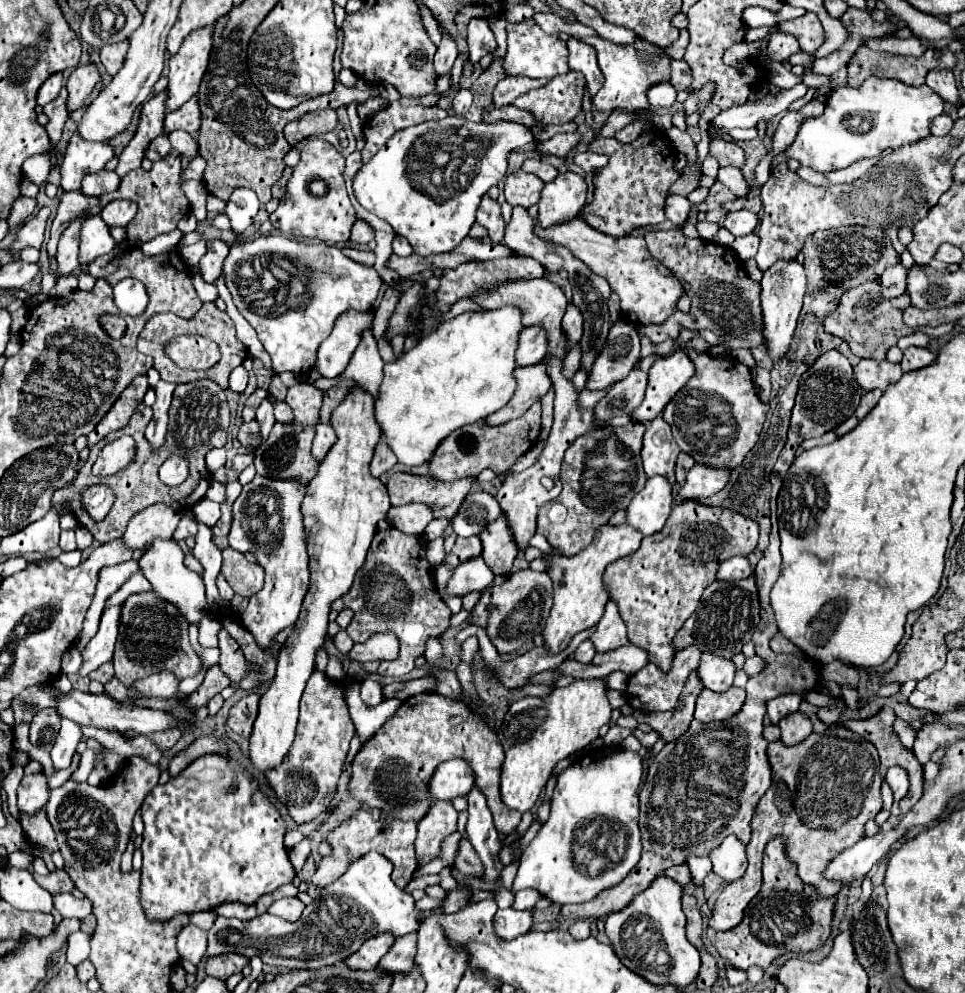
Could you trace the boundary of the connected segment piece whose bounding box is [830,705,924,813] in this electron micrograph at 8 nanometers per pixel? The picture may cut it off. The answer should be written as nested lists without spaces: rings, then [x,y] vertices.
[[[886,705],[886,707],[882,707],[874,717],[870,717],[870,719],[854,719],[854,721],[838,721],[838,723],[834,723],[834,725],[830,725],[830,727],[844,727],[844,729],[850,729],[850,731],[854,731],[854,733],[858,733],[860,737],[864,737],[866,741],[870,741],[872,745],[876,745],[876,749],[878,749],[878,753],[880,753],[880,763],[882,763],[882,767],[892,767],[892,765],[900,765],[900,767],[904,767],[906,771],[908,771],[908,777],[910,777],[910,791],[908,791],[908,795],[900,801],[900,809],[902,809],[902,813],[906,813],[910,807],[914,807],[916,805],[916,801],[922,797],[922,793],[924,793],[924,767],[916,761],[916,757],[914,757],[914,753],[910,751],[910,749],[906,749],[902,743],[900,743],[900,739],[898,739],[898,735],[892,731],[892,723],[894,723],[894,719],[896,719],[896,715],[894,715],[894,709],[890,707],[890,705]]]

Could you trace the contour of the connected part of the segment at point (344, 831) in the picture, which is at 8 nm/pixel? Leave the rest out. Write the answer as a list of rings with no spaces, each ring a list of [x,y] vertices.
[[[360,809],[350,821],[346,821],[344,825],[336,827],[334,831],[330,831],[328,835],[328,843],[334,849],[332,857],[324,857],[318,865],[318,871],[312,877],[312,883],[322,889],[330,883],[334,883],[344,871],[346,865],[350,861],[354,861],[356,857],[362,857],[362,853],[368,851],[378,851],[380,855],[384,855],[388,861],[392,861],[394,865],[394,885],[404,889],[406,883],[412,879],[414,869],[418,867],[418,861],[414,857],[414,837],[416,837],[416,823],[402,823],[402,821],[390,821],[390,825],[386,825],[386,821],[382,821],[382,813],[378,813],[378,809]]]

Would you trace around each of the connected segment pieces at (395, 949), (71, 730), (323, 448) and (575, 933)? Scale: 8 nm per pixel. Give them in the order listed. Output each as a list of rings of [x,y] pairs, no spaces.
[[[408,933],[402,935],[394,941],[394,945],[390,947],[390,951],[382,957],[382,961],[378,963],[380,969],[388,969],[390,973],[396,971],[410,971],[414,965],[414,957],[416,957],[416,949],[418,949],[418,933]]]
[[[62,719],[60,733],[50,751],[50,757],[56,769],[64,769],[72,763],[72,757],[76,753],[76,745],[80,743],[80,739],[82,739],[82,727],[70,719]]]
[[[316,425],[316,437],[314,437],[314,457],[316,459],[324,459],[326,453],[330,451],[330,447],[336,443],[336,433],[334,433],[334,427],[332,425]]]
[[[586,919],[574,921],[568,931],[570,931],[570,935],[572,935],[574,939],[588,939],[588,937],[590,937],[590,921],[586,921]]]

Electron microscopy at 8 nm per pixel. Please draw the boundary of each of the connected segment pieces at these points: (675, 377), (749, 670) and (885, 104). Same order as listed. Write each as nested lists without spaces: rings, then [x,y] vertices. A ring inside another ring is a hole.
[[[676,351],[668,357],[660,357],[648,371],[648,387],[642,405],[632,413],[640,423],[658,417],[668,401],[690,381],[694,375],[694,363],[686,351]]]
[[[752,657],[752,659],[746,659],[746,665],[744,665],[744,673],[748,675],[748,677],[754,677],[758,671],[762,671],[764,669],[764,661],[760,659],[760,657]]]
[[[868,77],[860,87],[836,87],[828,97],[822,115],[802,119],[794,143],[788,145],[784,153],[802,167],[830,173],[834,169],[844,169],[854,161],[878,157],[884,149],[898,149],[928,137],[932,121],[942,113],[942,97],[928,85],[910,87],[896,79]]]

